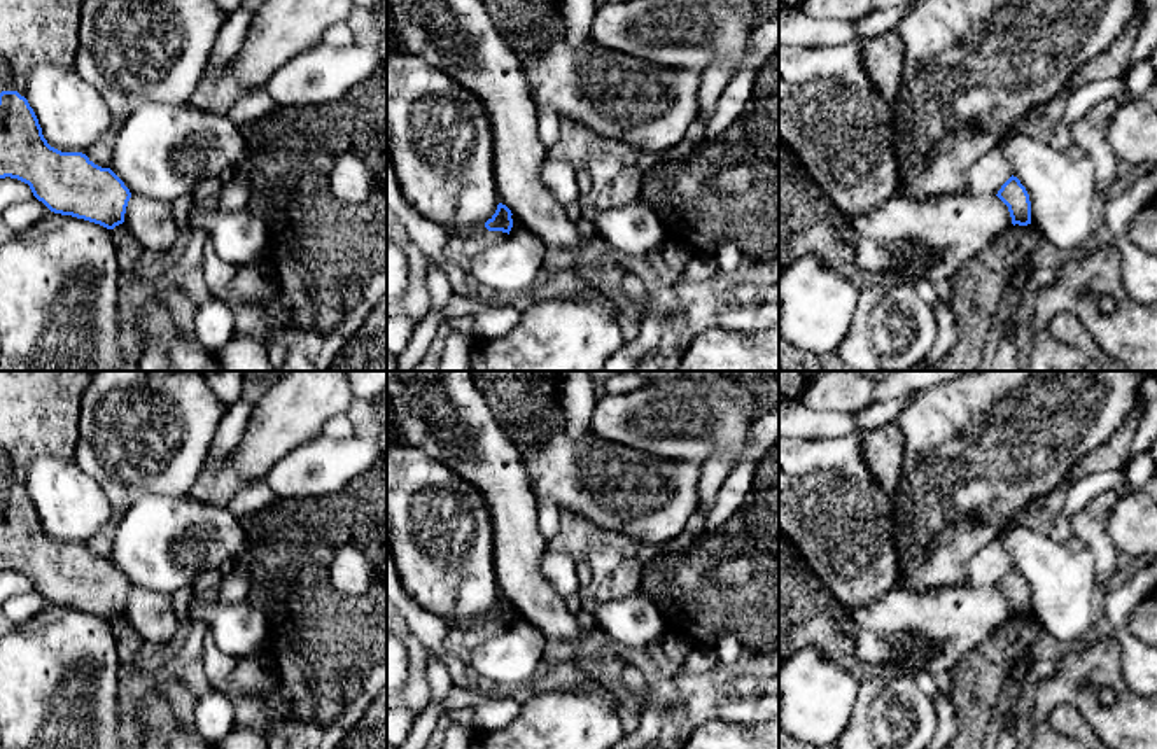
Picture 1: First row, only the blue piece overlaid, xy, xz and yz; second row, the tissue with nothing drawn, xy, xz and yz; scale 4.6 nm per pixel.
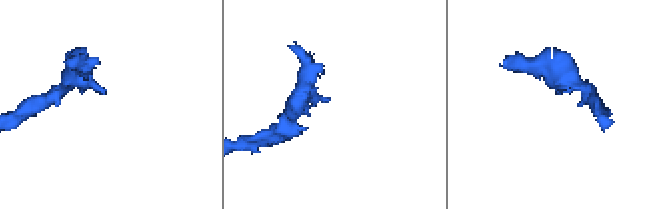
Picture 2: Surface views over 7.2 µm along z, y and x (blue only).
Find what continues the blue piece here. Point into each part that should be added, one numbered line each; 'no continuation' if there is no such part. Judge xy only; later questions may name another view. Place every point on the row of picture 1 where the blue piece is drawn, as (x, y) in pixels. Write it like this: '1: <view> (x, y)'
1: xy (32, 32)

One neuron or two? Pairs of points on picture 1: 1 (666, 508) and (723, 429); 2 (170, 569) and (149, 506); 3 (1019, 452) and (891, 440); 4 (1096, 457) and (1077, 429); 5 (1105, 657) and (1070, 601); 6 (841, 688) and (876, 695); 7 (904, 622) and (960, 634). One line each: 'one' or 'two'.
1: two
2: one
3: two
4: two
5: two
6: two
7: one

